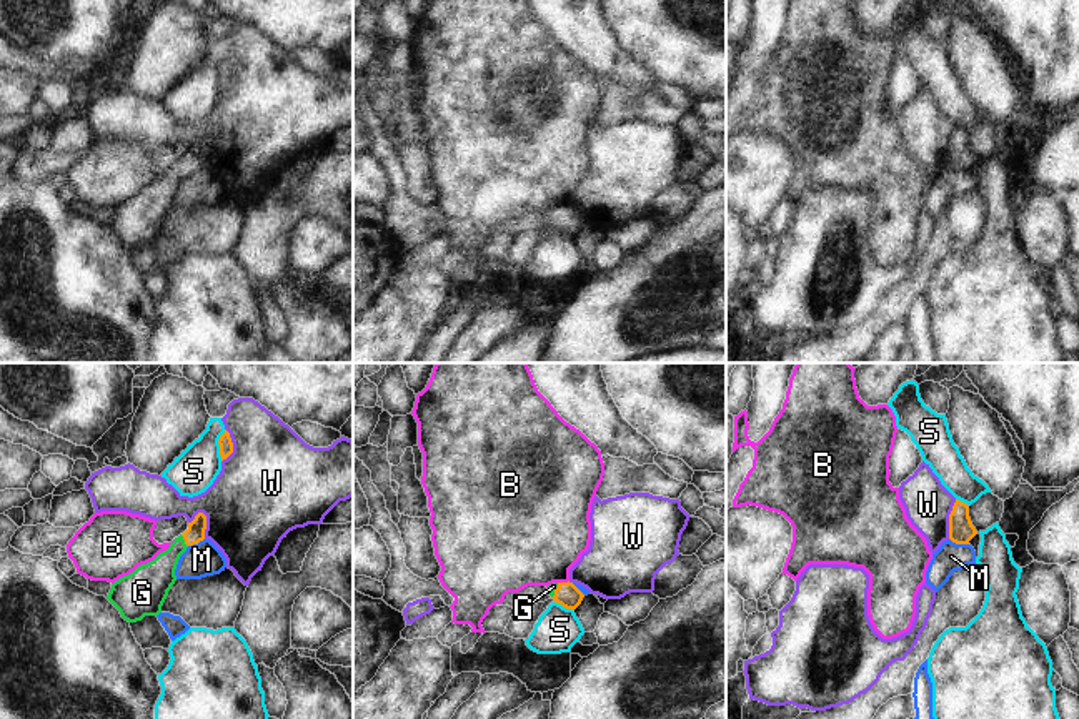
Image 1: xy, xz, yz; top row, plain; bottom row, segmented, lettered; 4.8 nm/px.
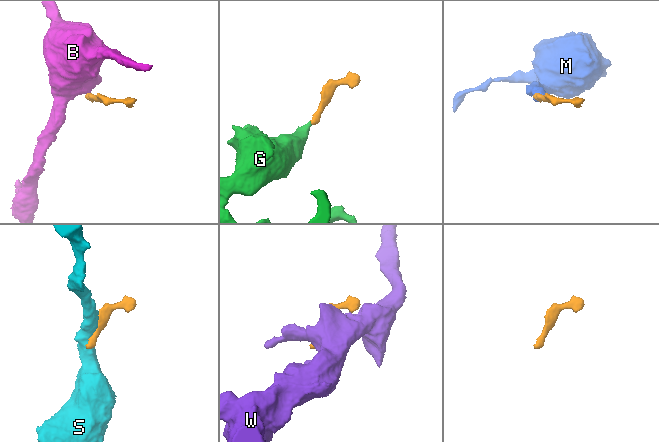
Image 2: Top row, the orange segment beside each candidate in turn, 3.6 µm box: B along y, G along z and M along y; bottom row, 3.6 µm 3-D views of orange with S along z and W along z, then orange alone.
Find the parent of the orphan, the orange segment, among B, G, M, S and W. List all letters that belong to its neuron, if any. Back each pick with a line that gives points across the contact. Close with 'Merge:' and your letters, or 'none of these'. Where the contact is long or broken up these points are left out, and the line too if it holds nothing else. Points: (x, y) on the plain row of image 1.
G: runs through xy (195, 160), (185, 168), (152, 208)
Merge: G

